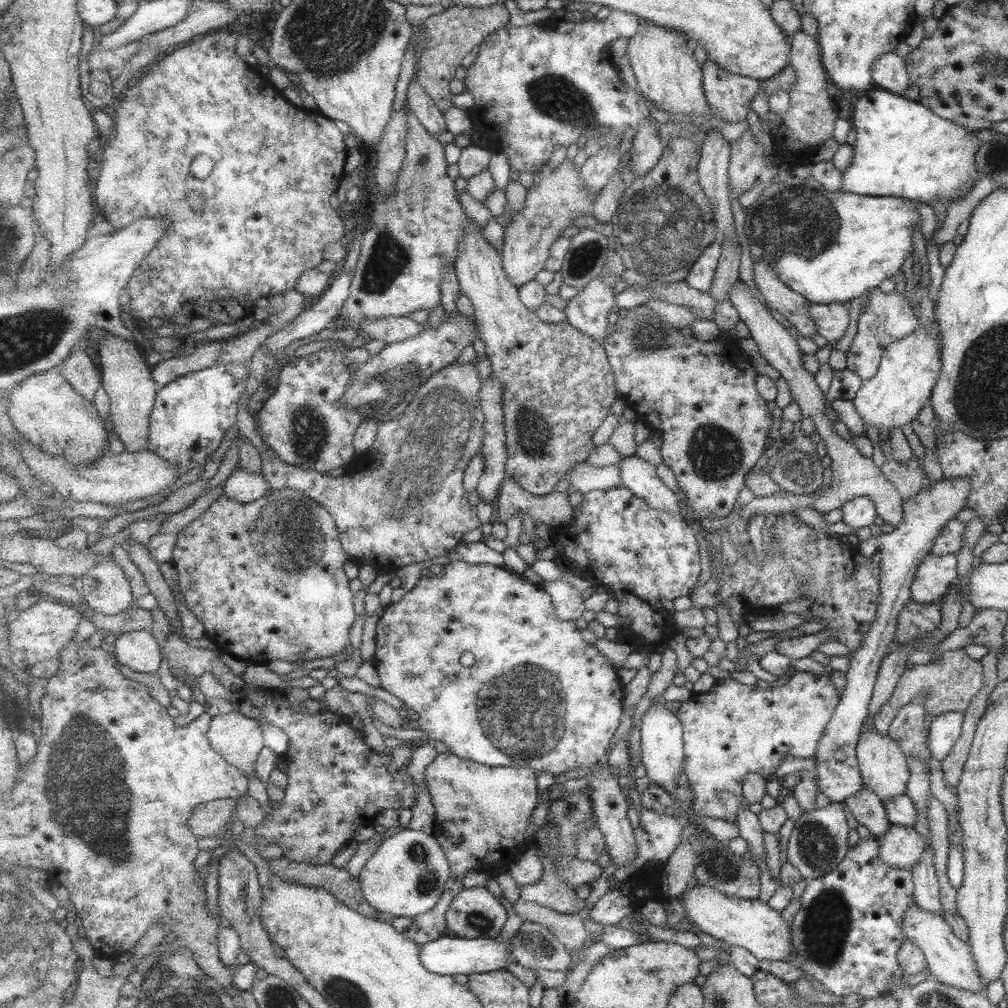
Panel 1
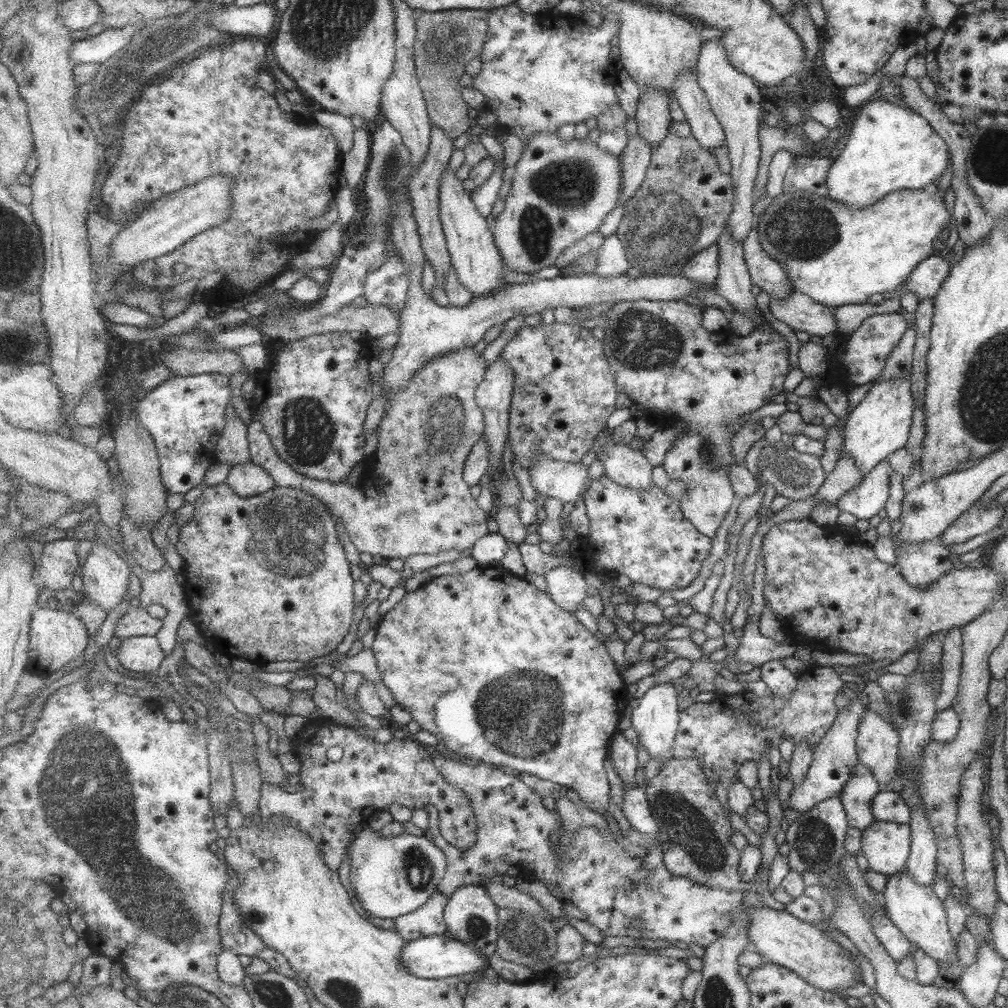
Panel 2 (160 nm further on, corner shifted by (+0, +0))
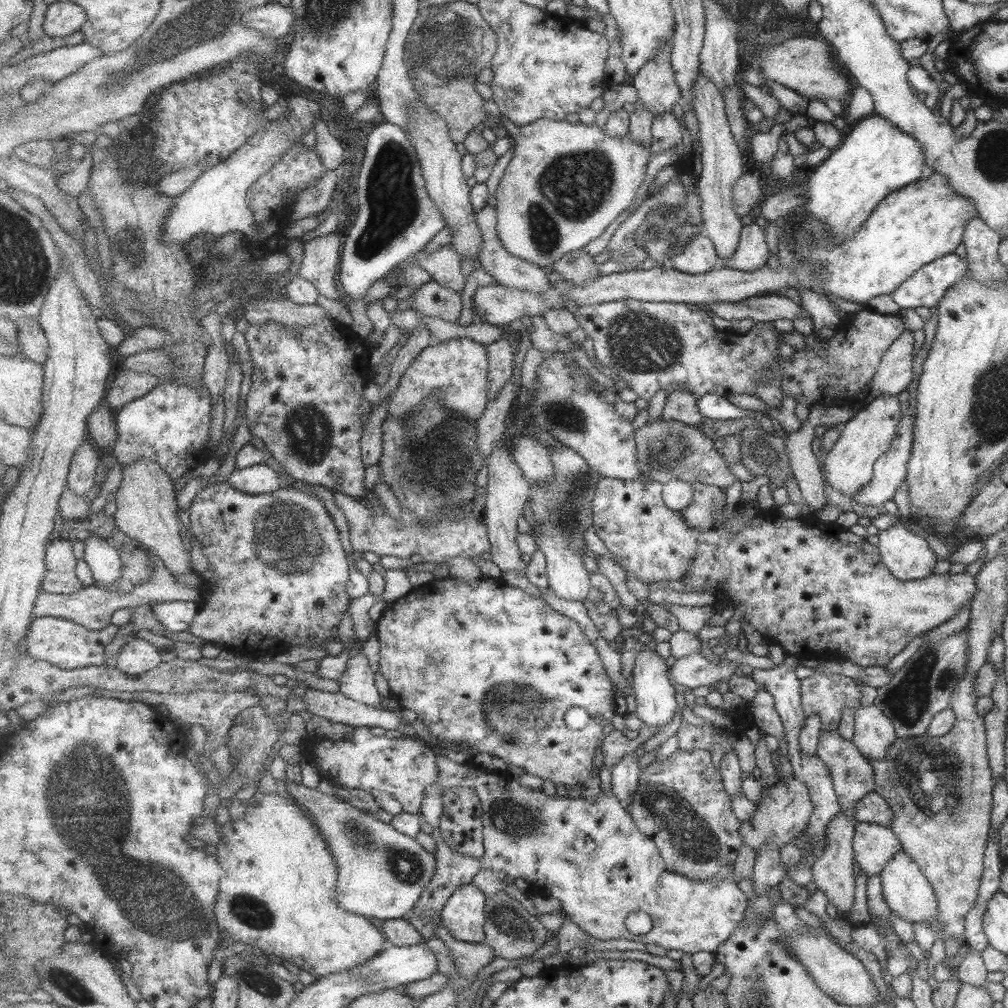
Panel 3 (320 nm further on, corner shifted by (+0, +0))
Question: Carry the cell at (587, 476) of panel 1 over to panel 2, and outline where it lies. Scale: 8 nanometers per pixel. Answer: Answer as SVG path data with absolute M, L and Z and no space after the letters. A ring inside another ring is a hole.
M541 456L529 471L534 490L543 496L567 504L577 502L589 480L588 467L581 463L552 460Z

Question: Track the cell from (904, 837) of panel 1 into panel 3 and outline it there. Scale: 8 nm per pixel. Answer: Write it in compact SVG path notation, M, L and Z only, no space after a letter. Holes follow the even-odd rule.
M856 823L852 838L852 857L867 877L878 875L883 870L884 864L899 851L901 851L900 841L887 825Z

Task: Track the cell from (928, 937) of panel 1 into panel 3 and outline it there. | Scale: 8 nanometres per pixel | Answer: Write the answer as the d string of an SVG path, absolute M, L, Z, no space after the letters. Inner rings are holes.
M901 850L884 864L883 870L878 875L883 886L884 901L892 911L892 916L901 918L910 924L917 922L917 924L929 927L929 923L936 919L936 894L916 861Z

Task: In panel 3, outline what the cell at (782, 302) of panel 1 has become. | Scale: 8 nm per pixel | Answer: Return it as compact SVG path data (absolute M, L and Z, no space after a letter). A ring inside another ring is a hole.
M752 222L743 227L740 246L728 258L726 266L739 271L758 271L767 260L767 244L763 236L764 229Z

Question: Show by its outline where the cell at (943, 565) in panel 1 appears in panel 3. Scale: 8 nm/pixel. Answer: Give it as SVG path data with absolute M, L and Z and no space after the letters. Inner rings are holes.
M893 515L895 520L891 526L885 530L877 531L877 549L880 552L881 563L888 566L888 571L892 573L897 580L919 580L932 574L931 570L937 561L935 554L929 549L927 542L922 537L909 531L906 526L903 526L903 521L900 517Z

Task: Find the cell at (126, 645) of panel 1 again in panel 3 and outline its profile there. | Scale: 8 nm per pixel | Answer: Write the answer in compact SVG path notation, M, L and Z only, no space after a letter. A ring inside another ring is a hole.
M135 638L119 650L116 666L125 674L138 676L152 671L163 663L159 648L149 642Z

